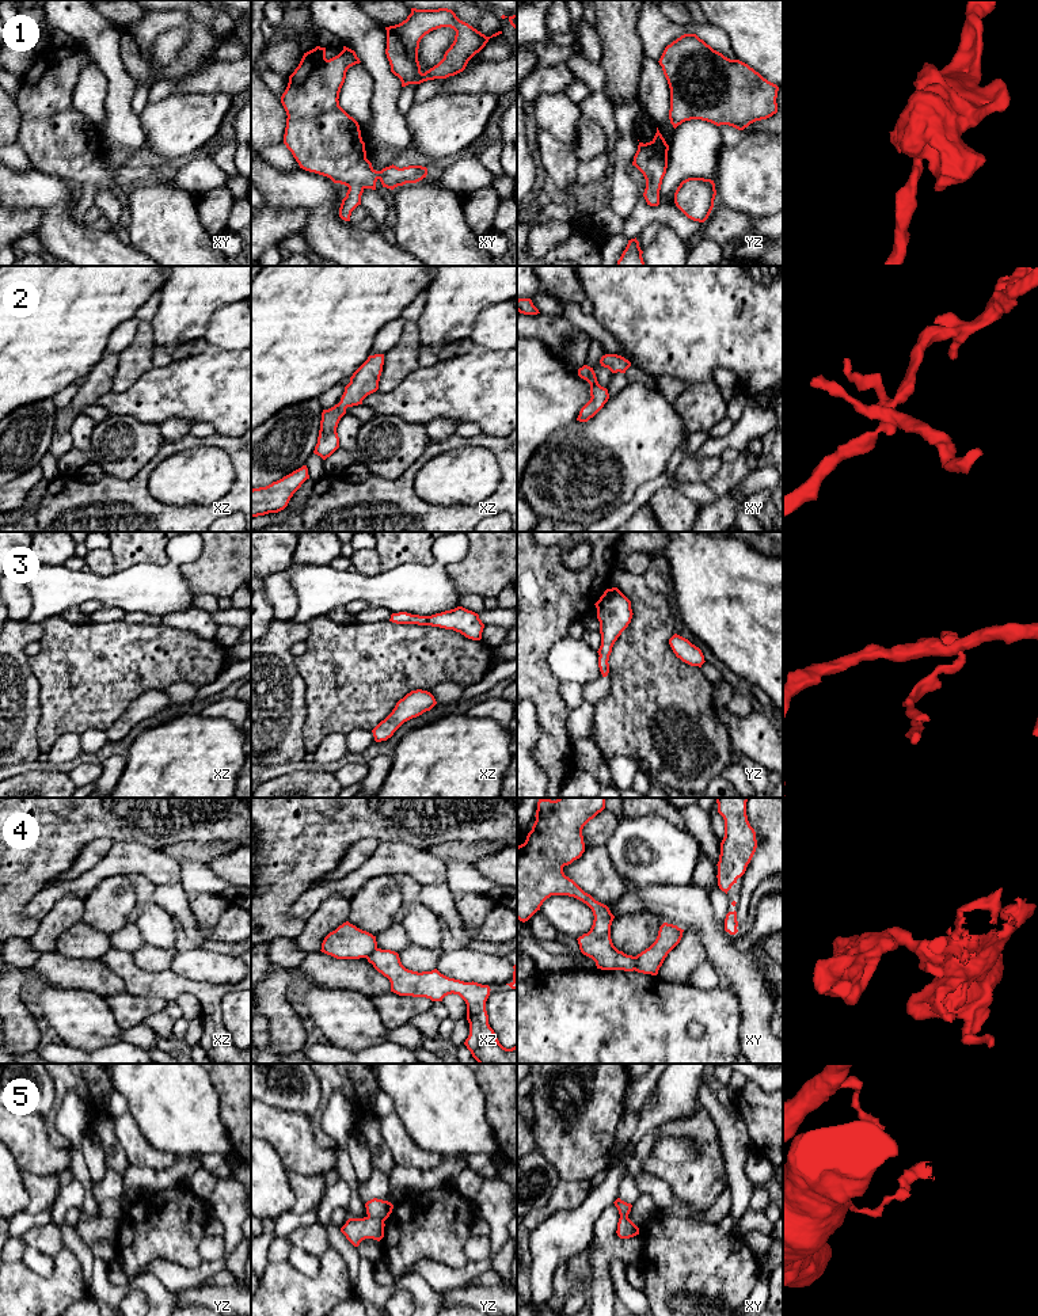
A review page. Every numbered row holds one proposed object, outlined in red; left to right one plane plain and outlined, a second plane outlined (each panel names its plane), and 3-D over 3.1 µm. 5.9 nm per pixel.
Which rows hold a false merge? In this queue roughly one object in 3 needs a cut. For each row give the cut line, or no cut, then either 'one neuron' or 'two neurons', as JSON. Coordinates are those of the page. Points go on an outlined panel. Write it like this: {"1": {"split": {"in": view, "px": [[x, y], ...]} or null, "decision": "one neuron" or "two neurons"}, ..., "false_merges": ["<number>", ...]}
{"1": {"split": null, "decision": "one neuron"}, "2": {"split": null, "decision": "one neuron"}, "3": {"split": null, "decision": "one neuron"}, "4": {"split": {"in": "xy", "px": [[634, 957], [635, 969]]}, "decision": "two neurons"}, "5": {"split": {"in": "yz", "px": [[368, 1216], [383, 1221]]}, "decision": "two neurons"}, "false_merges": ["4", "5"]}

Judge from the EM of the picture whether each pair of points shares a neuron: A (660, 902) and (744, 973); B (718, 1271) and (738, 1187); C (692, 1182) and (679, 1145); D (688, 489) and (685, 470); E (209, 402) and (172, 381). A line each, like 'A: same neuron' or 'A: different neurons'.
A: same neuron
B: different neurons
C: different neurons
D: different neurons
E: same neuron

